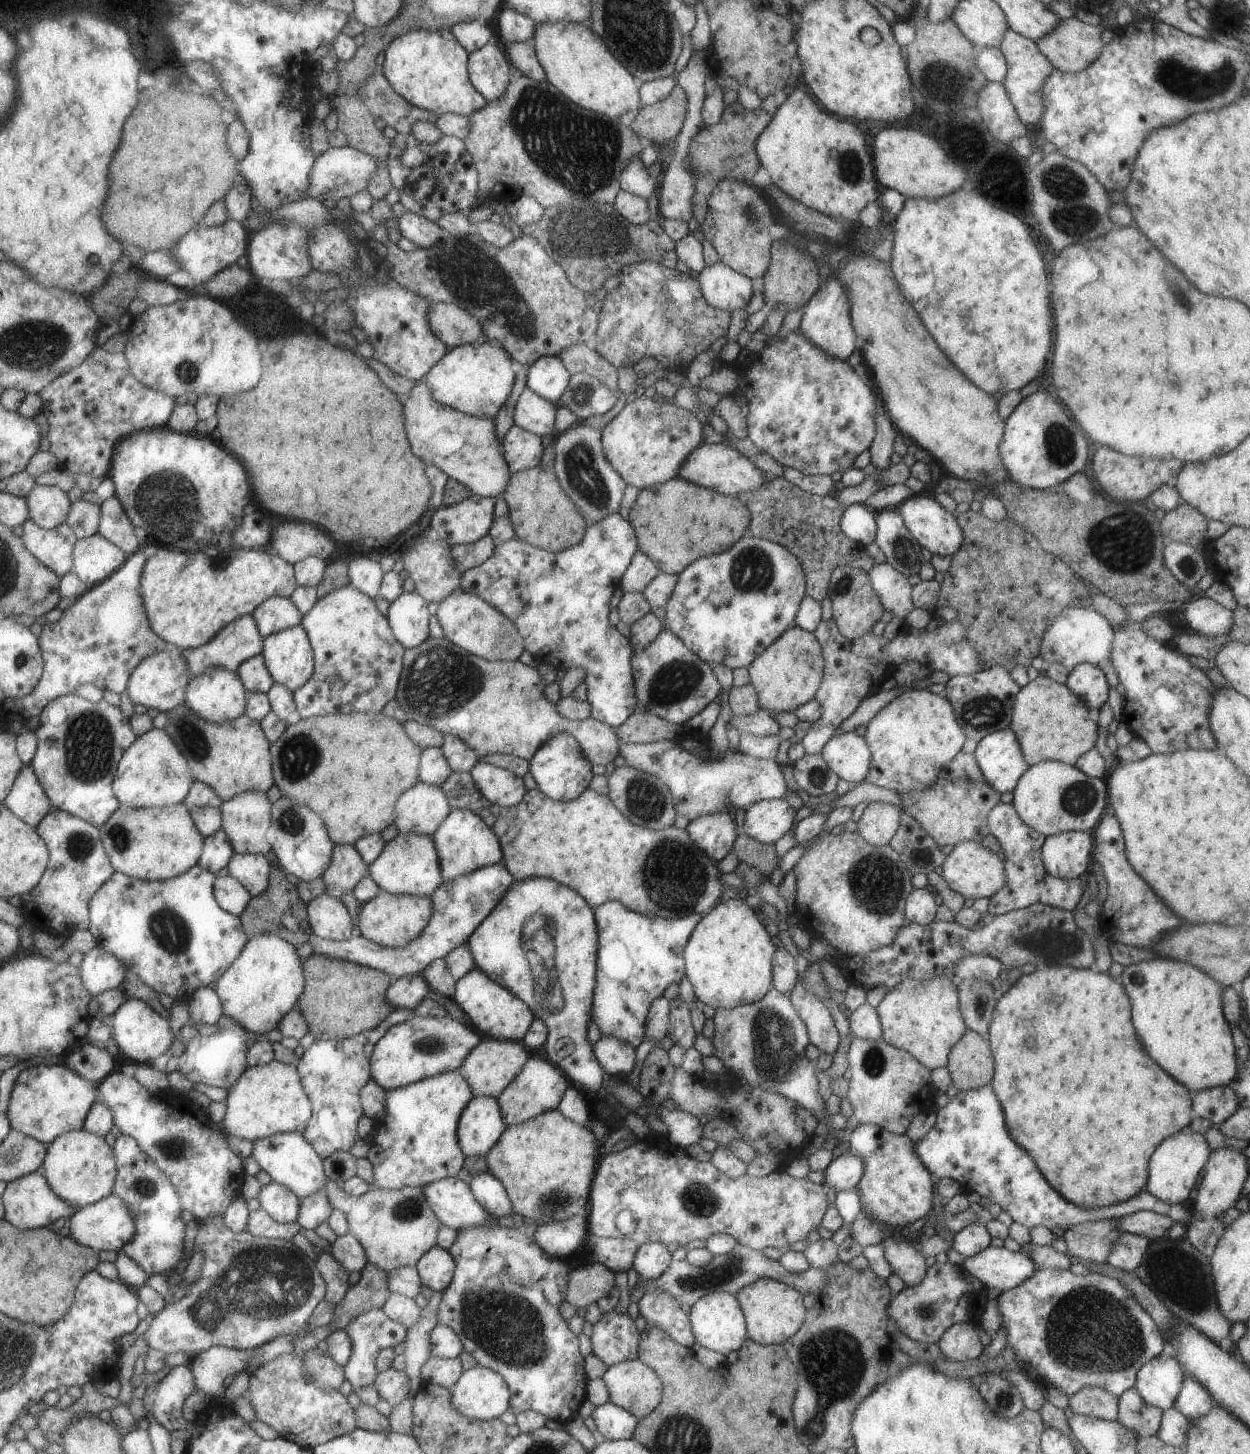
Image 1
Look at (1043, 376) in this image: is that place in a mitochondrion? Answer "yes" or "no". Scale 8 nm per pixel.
no

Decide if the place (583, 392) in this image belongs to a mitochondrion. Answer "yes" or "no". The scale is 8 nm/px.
yes

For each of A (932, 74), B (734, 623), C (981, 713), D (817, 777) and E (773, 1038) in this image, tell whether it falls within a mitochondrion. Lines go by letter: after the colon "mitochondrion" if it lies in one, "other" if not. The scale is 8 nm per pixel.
A: mitochondrion
B: other
C: mitochondrion
D: mitochondrion
E: mitochondrion

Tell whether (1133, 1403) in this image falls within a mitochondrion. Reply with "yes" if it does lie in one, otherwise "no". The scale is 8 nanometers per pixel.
no

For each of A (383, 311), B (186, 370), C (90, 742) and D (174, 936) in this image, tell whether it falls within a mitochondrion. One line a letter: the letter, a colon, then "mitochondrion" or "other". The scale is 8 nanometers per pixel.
A: other
B: mitochondrion
C: mitochondrion
D: mitochondrion

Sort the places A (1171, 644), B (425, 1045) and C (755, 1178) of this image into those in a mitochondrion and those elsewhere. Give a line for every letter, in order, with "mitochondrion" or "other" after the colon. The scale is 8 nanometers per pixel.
A: other
B: mitochondrion
C: other

